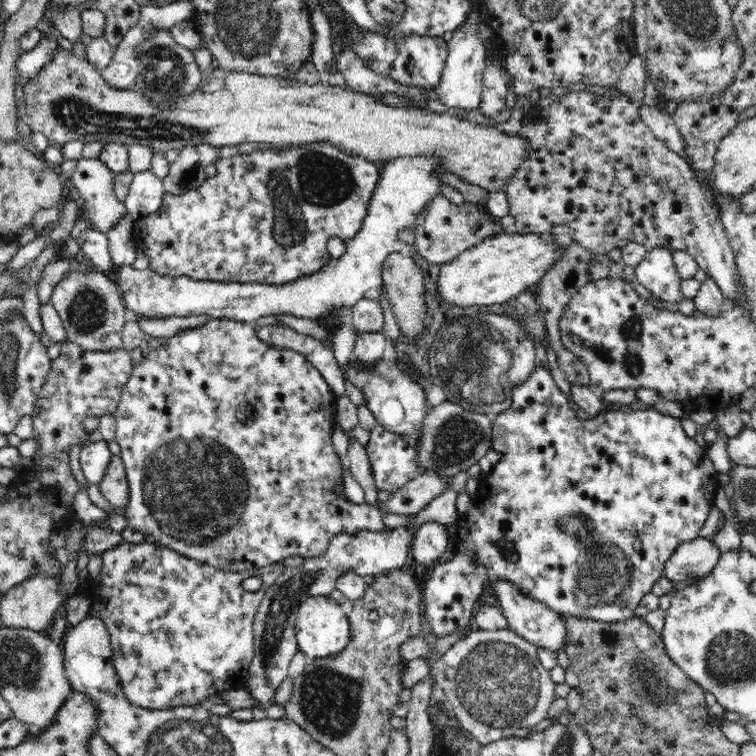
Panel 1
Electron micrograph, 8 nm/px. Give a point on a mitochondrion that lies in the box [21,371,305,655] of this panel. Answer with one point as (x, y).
(191, 487)

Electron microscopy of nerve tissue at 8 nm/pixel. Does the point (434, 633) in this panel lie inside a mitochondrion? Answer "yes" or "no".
no

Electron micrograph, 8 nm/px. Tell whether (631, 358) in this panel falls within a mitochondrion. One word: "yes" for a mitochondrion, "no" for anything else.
yes

